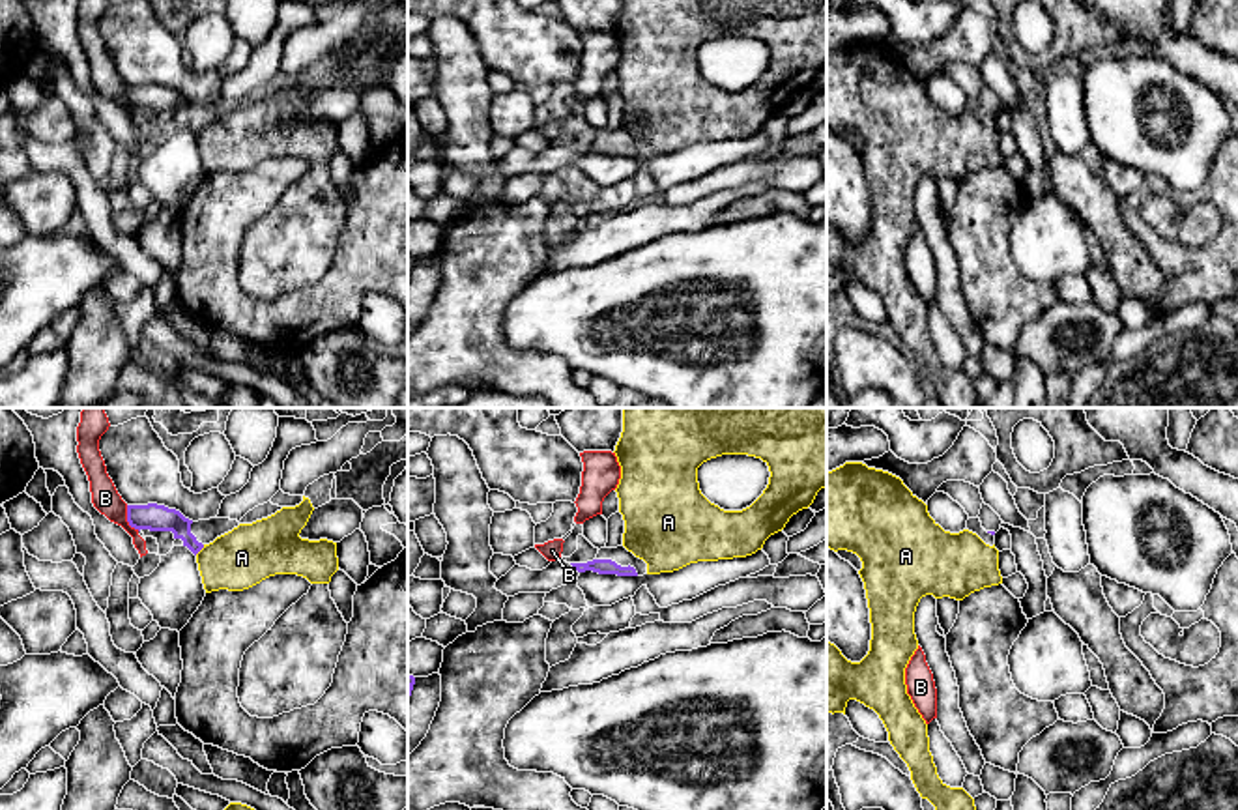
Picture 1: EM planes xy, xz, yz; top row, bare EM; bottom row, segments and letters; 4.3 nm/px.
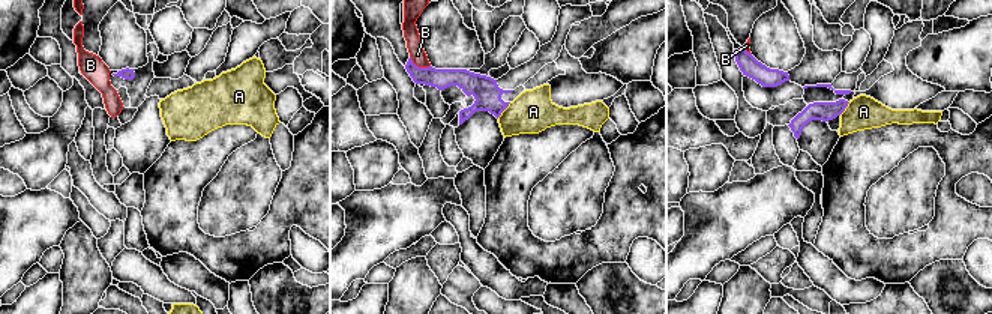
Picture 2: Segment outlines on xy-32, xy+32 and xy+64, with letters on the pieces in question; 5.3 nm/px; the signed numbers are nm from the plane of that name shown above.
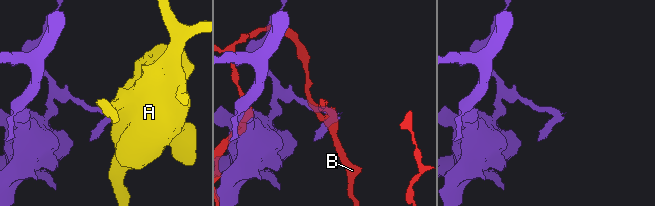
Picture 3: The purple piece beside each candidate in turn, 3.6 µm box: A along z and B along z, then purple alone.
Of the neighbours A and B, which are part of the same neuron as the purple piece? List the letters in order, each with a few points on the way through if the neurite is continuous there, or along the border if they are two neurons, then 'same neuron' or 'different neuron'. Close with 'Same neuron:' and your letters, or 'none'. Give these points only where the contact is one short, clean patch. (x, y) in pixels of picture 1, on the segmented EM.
A: along xy (204, 545), (195, 554) | different neuron
B: different neuron
Same neuron: none

